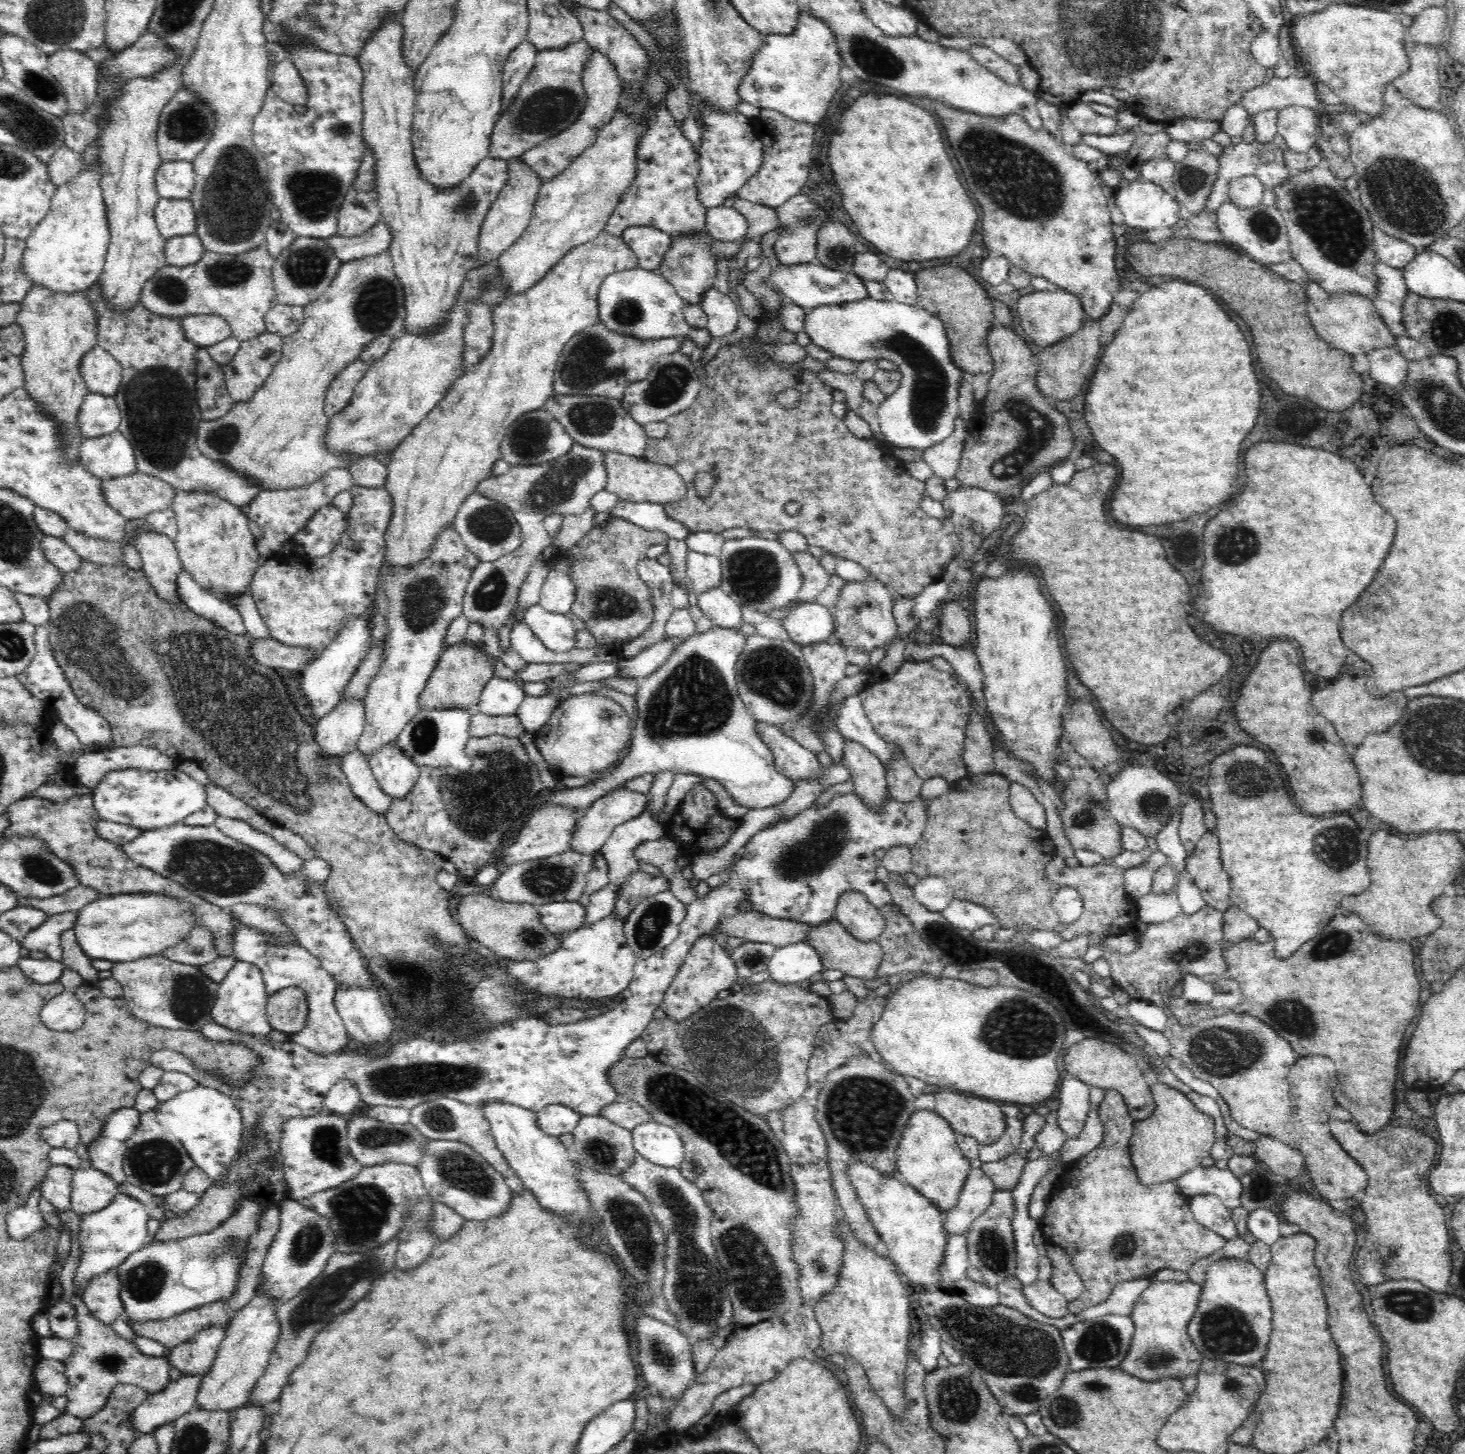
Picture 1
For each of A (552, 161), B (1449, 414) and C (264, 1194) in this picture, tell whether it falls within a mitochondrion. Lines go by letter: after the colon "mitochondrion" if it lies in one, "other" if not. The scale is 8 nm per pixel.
A: other
B: mitochondrion
C: other

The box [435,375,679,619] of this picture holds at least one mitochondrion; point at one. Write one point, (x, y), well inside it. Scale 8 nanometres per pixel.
(557, 485)

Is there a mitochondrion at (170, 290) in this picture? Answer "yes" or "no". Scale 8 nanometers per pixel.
yes

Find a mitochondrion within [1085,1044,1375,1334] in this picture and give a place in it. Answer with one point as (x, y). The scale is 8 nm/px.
(1122, 1246)

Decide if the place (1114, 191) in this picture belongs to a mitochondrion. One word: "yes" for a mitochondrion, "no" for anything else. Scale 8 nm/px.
no

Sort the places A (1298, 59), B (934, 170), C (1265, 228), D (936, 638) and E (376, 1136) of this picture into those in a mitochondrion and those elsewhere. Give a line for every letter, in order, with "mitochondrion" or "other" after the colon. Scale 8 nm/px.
A: other
B: mitochondrion
C: mitochondrion
D: other
E: mitochondrion

